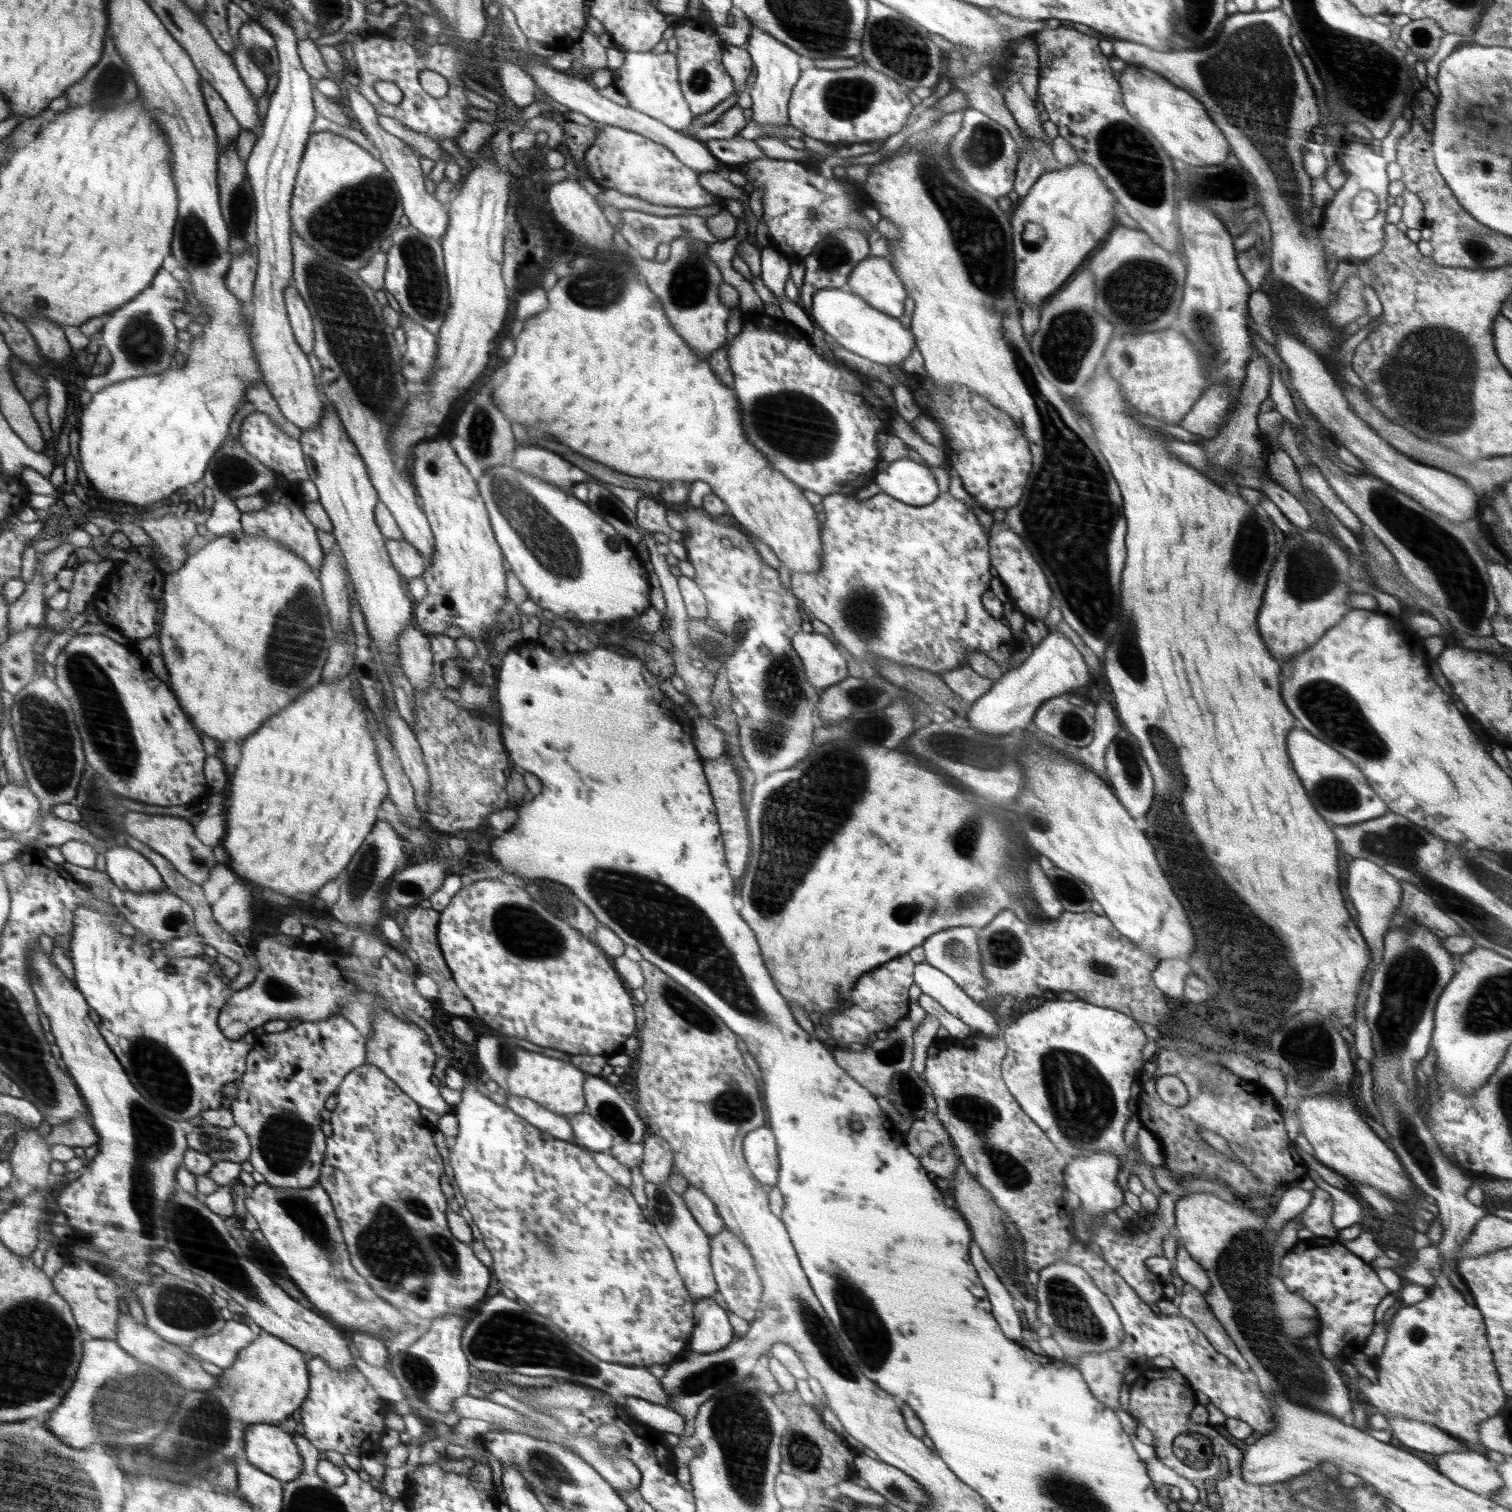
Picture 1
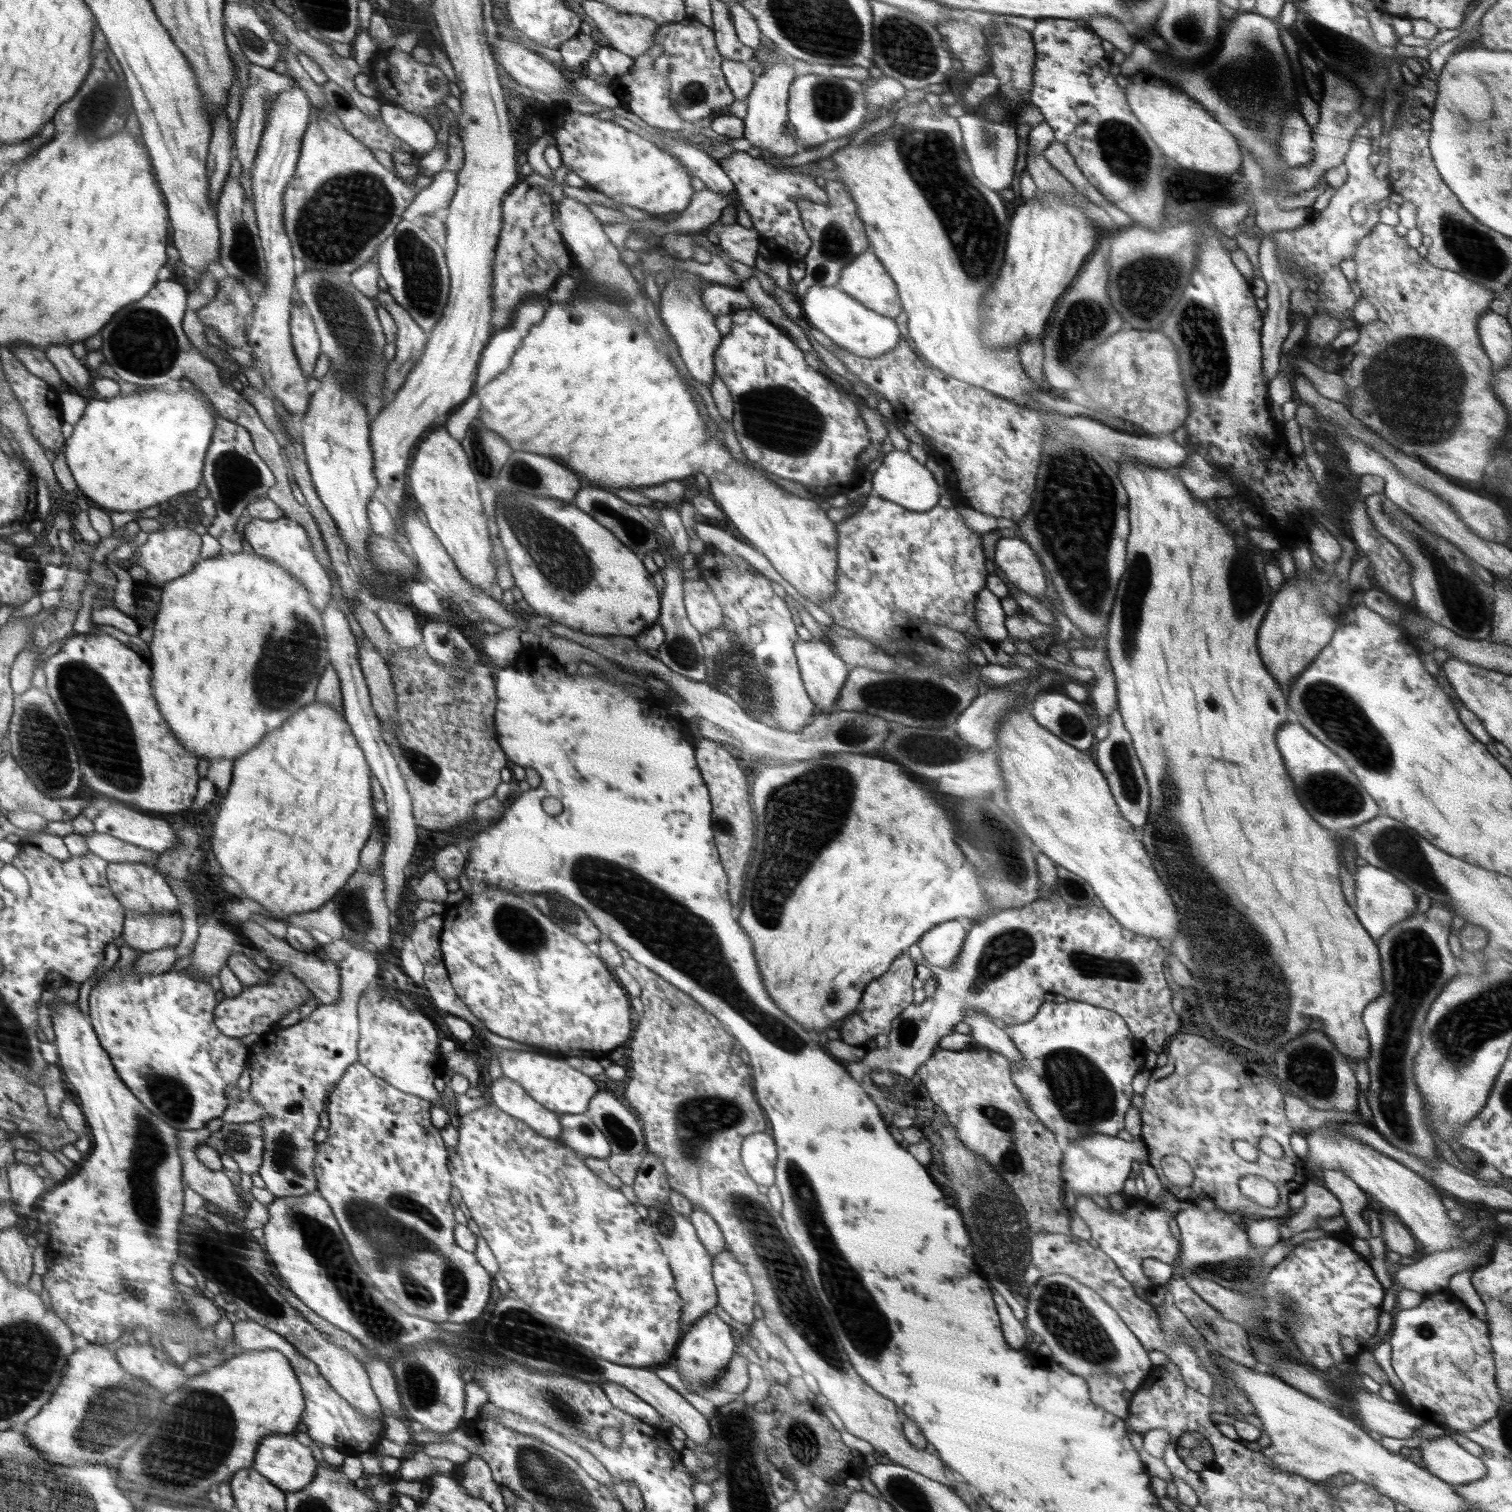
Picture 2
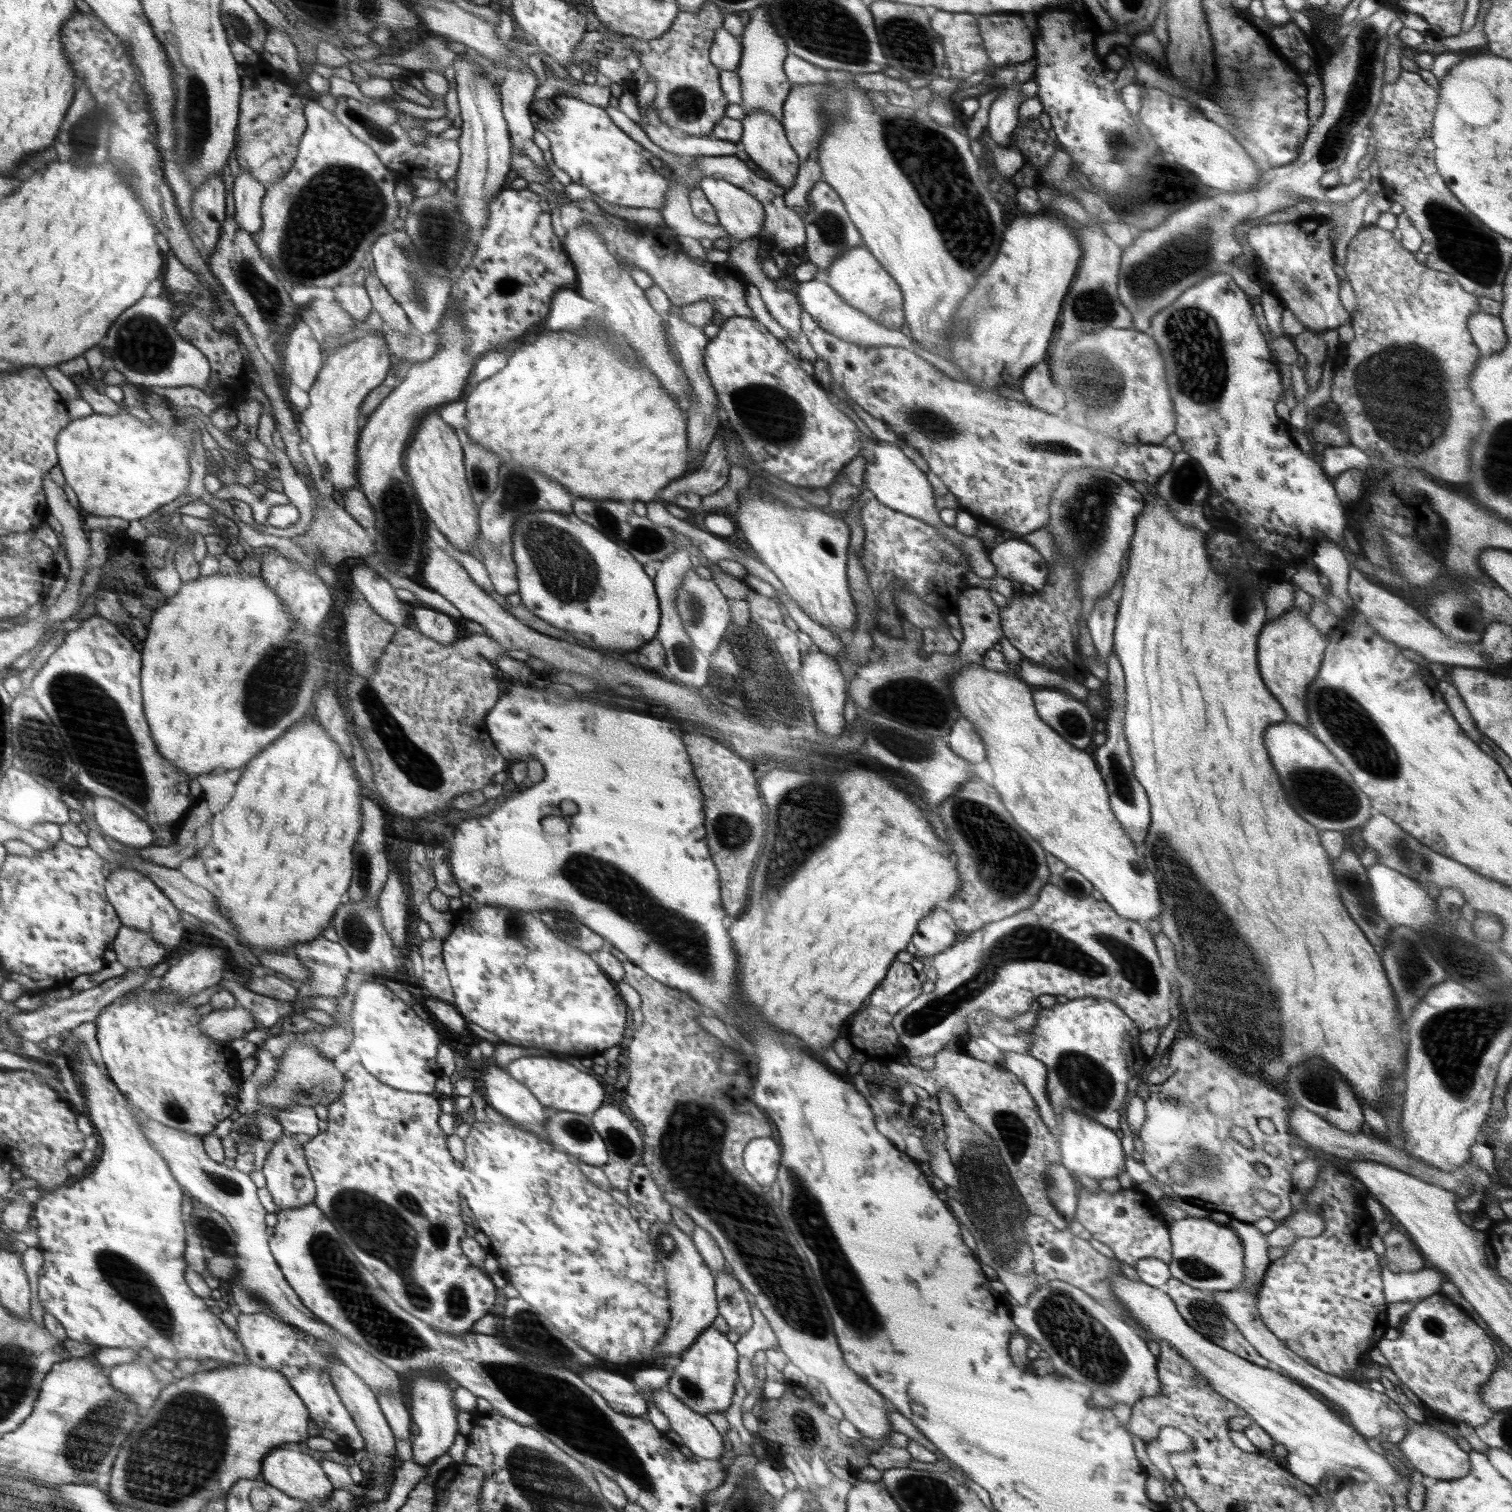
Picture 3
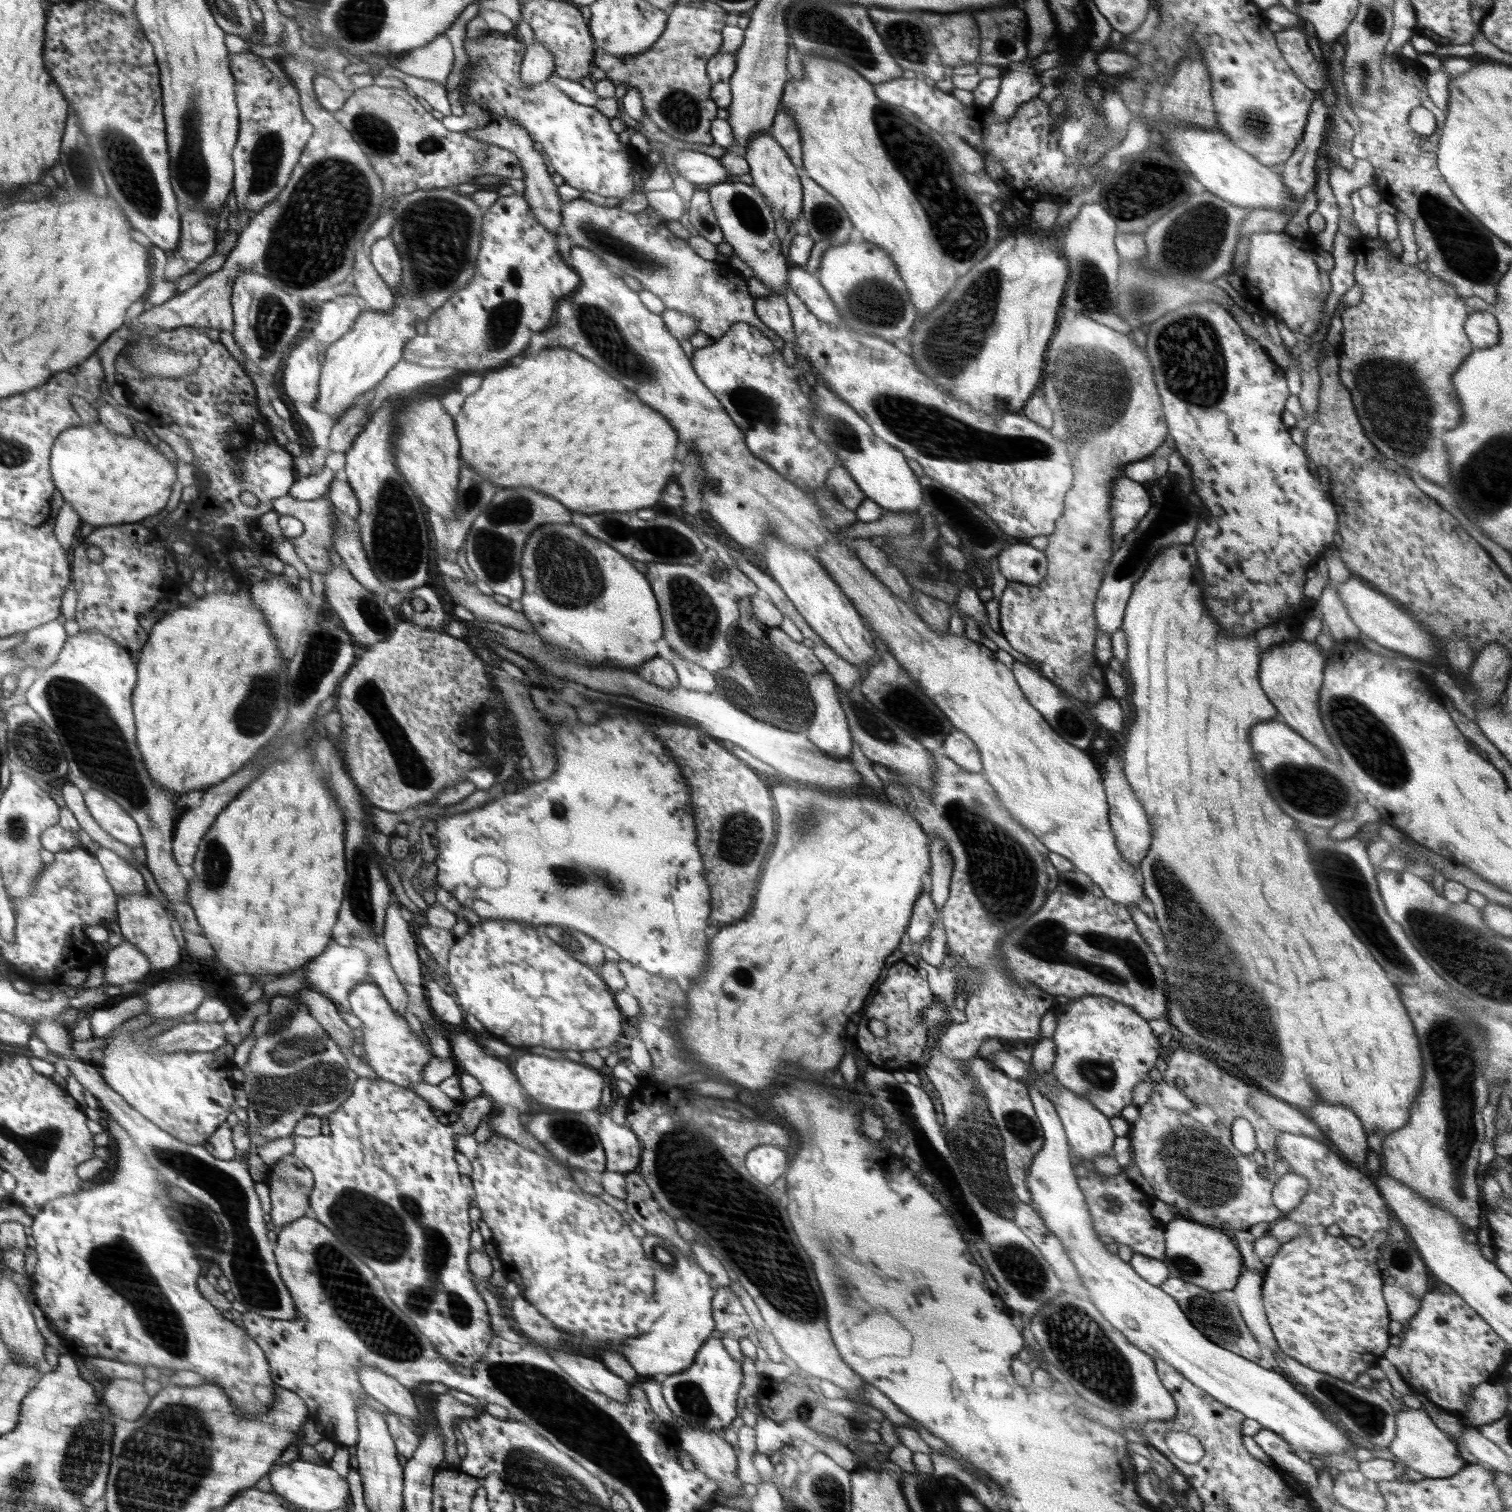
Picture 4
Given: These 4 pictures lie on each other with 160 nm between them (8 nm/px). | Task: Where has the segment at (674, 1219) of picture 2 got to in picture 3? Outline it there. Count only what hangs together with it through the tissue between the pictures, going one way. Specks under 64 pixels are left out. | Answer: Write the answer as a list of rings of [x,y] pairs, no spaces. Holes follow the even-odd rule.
[[[672,1222],[652,1223],[650,1236],[658,1240],[657,1255],[662,1252],[662,1264],[670,1268],[670,1300],[674,1300],[674,1328],[670,1328],[670,1336],[666,1336],[666,1340],[662,1340],[662,1348],[658,1348],[658,1358],[666,1358],[670,1354],[686,1352],[686,1348],[694,1344],[700,1333],[714,1322],[718,1314],[715,1275],[699,1255],[691,1237]]]

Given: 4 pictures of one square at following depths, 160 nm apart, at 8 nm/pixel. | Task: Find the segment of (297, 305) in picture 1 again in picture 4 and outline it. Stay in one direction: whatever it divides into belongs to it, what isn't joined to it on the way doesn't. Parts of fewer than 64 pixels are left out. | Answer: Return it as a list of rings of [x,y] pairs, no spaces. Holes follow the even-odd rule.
[[[304,338],[290,351],[282,384],[286,396],[293,402],[303,402],[308,406],[314,406],[318,391],[321,366],[318,362],[318,354],[315,341],[312,338]]]

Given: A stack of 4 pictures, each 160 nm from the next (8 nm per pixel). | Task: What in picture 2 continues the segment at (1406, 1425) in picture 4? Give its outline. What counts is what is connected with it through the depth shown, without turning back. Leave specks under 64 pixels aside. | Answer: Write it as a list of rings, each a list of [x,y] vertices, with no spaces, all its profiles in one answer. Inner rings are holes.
[[[1451,1437],[1429,1439],[1420,1454],[1424,1468],[1451,1486],[1481,1479],[1487,1471],[1482,1458],[1468,1453]]]

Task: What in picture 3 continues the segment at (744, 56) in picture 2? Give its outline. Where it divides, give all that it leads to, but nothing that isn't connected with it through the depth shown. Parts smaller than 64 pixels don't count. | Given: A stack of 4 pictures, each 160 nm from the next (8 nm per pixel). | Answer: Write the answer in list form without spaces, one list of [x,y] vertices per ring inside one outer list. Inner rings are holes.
[[[721,26],[716,31],[709,58],[712,65],[720,71],[737,71],[742,60],[741,42]]]

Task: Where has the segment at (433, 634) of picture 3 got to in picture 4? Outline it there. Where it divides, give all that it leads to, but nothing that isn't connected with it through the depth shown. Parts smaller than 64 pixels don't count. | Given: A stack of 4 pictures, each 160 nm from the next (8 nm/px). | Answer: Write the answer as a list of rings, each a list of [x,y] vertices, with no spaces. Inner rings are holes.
[[[424,585],[415,589],[411,589],[400,606],[401,614],[405,615],[404,620],[412,622],[412,624],[436,630],[446,630],[449,624],[449,617],[442,602],[429,585]],[[414,598],[421,598],[428,605],[426,610],[418,612],[411,606]]]

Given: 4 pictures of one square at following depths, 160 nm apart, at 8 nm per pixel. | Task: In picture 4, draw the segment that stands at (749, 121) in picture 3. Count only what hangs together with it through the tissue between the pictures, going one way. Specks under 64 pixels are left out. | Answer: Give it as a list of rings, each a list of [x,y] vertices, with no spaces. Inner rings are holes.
[[[770,130],[757,134],[749,142],[743,154],[750,167],[749,173],[752,175],[753,187],[769,202],[771,215],[775,220],[784,218],[786,222],[789,222],[789,226],[800,216],[803,201],[798,169],[790,162],[790,157],[781,144],[774,140]]]

